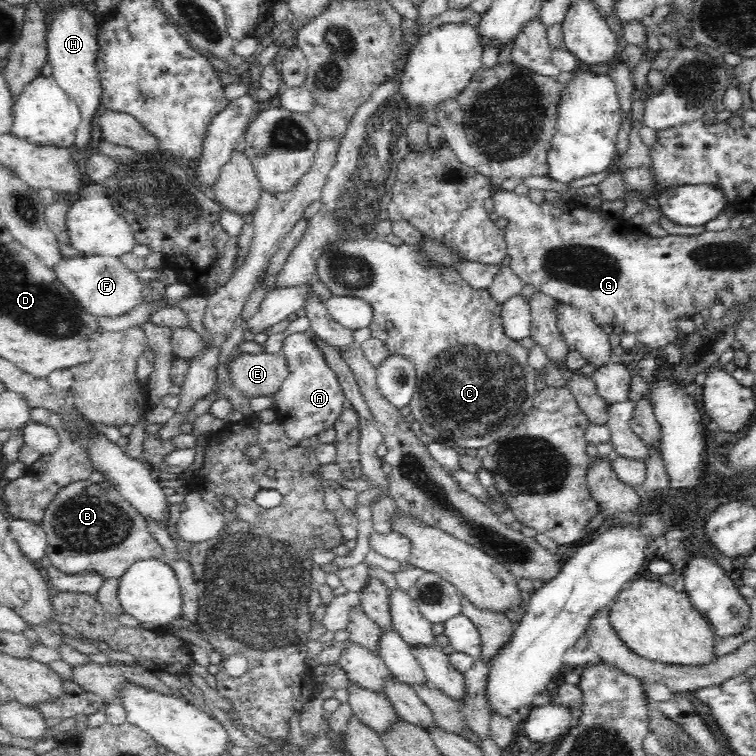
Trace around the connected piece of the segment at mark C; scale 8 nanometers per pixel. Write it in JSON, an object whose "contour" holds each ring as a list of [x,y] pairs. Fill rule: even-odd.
{"contour":[[[345,237],[340,240],[333,240],[322,249],[321,254],[322,256],[318,256],[315,264],[314,278],[320,280],[322,284],[326,284],[334,296],[351,296],[352,298],[365,300],[370,304],[373,310],[373,317],[369,324],[371,337],[381,340],[392,356],[396,354],[414,364],[417,372],[418,390],[414,393],[414,400],[410,400],[410,408],[414,414],[419,434],[428,434],[435,441],[451,442],[457,446],[464,446],[464,448],[479,449],[487,448],[495,441],[503,440],[510,432],[514,431],[514,428],[518,427],[518,424],[521,424],[521,421],[526,417],[535,401],[535,394],[537,393],[535,389],[535,370],[527,363],[527,349],[506,336],[501,317],[503,307],[494,302],[488,289],[478,290],[472,288],[462,278],[462,275],[457,270],[457,266],[442,266],[437,264],[437,262],[433,262],[433,260],[429,260],[422,247],[405,243],[395,246],[380,237],[373,240],[367,237],[362,237],[361,239]]]}

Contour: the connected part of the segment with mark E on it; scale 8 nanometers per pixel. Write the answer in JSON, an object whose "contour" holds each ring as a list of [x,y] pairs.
{"contour":[[[284,351],[278,354],[242,353],[230,366],[230,375],[240,394],[246,398],[273,395],[290,374]]]}

